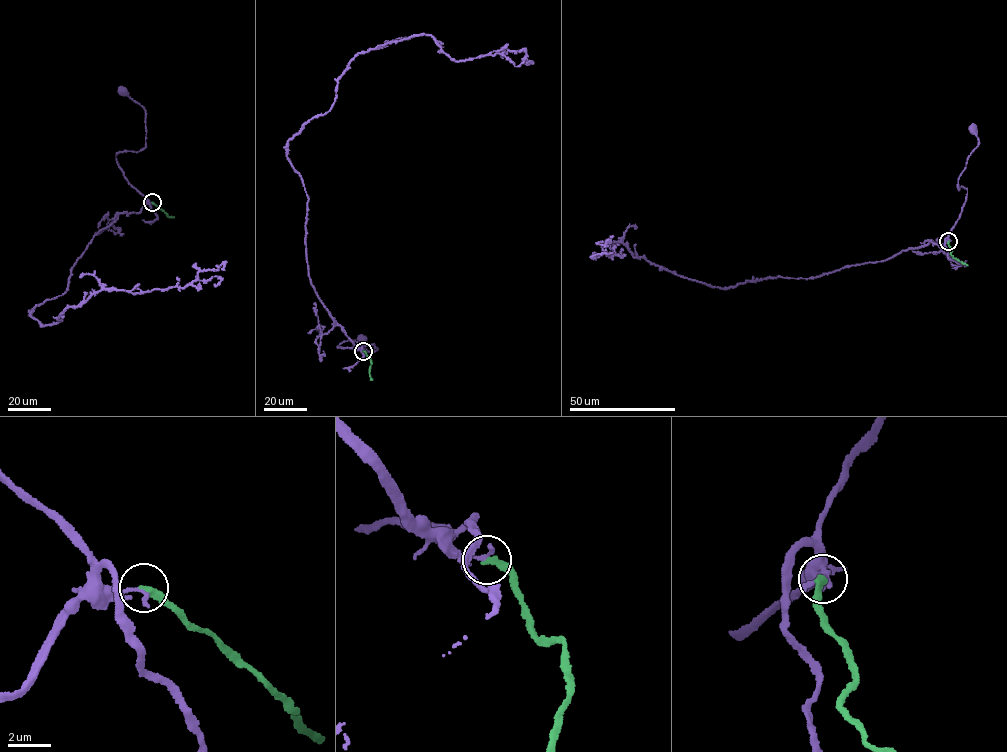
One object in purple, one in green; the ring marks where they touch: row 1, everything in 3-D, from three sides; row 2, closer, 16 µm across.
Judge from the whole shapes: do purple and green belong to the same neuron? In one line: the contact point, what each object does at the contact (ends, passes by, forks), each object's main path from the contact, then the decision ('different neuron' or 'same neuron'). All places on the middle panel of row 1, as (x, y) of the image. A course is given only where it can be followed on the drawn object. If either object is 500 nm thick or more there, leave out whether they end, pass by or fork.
at (363, 351); purple ends there; green ends there; purple runs (363, 351), (337, 347), (354, 340), (377, 348), (367, 351), (360, 339); green runs (363, 351), (370, 359), (371, 380); different neuron

